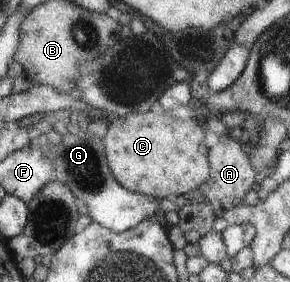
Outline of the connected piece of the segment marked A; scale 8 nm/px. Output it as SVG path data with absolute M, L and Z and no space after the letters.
M229 134L212 138L208 143L209 176L205 182L199 184L197 188L184 195L185 202L177 210L177 226L183 231L196 230L203 236L211 229L211 222L215 220L223 211L241 204L241 200L249 190L255 188L253 176L254 169L251 168L247 155L241 148L239 142L233 142Z

